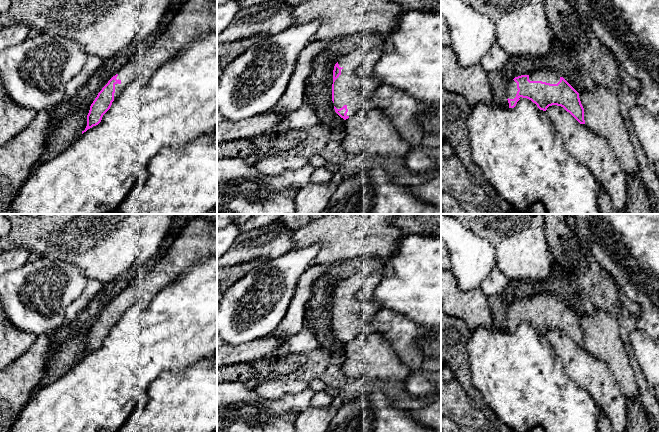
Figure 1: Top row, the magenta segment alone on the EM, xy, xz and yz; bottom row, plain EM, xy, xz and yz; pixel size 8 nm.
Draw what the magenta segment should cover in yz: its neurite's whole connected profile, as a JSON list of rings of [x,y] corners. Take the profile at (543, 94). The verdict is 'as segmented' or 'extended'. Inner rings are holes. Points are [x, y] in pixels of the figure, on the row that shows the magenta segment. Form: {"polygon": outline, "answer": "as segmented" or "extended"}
{"polygon": [[[539,70],[515,77],[508,87],[509,108],[514,108],[522,98],[531,100],[543,111],[552,105],[561,106],[580,124],[585,124],[579,93],[554,71]]], "answer": "extended"}

